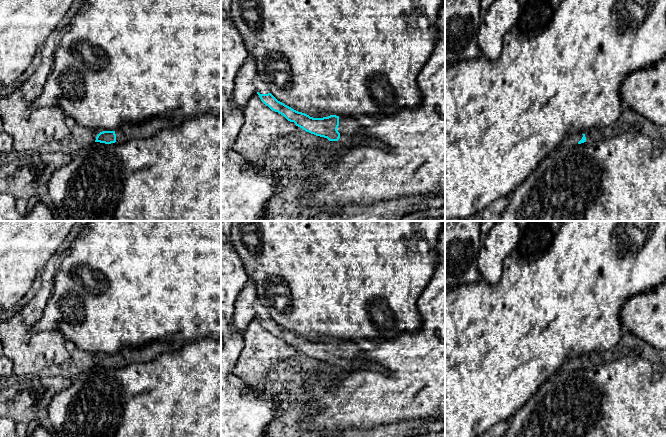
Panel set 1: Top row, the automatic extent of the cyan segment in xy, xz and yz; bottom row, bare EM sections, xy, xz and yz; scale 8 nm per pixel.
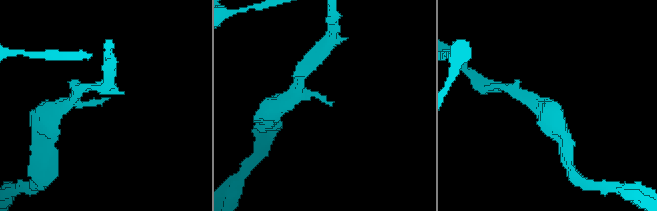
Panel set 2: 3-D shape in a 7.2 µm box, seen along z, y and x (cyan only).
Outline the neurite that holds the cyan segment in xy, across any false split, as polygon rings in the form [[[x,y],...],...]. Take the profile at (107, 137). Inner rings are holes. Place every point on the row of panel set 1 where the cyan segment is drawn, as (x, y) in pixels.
[[[153,118],[139,123],[124,123],[115,131],[100,132],[95,142],[111,144],[124,143],[132,139],[150,138],[162,129],[177,126],[179,123],[169,118]]]

